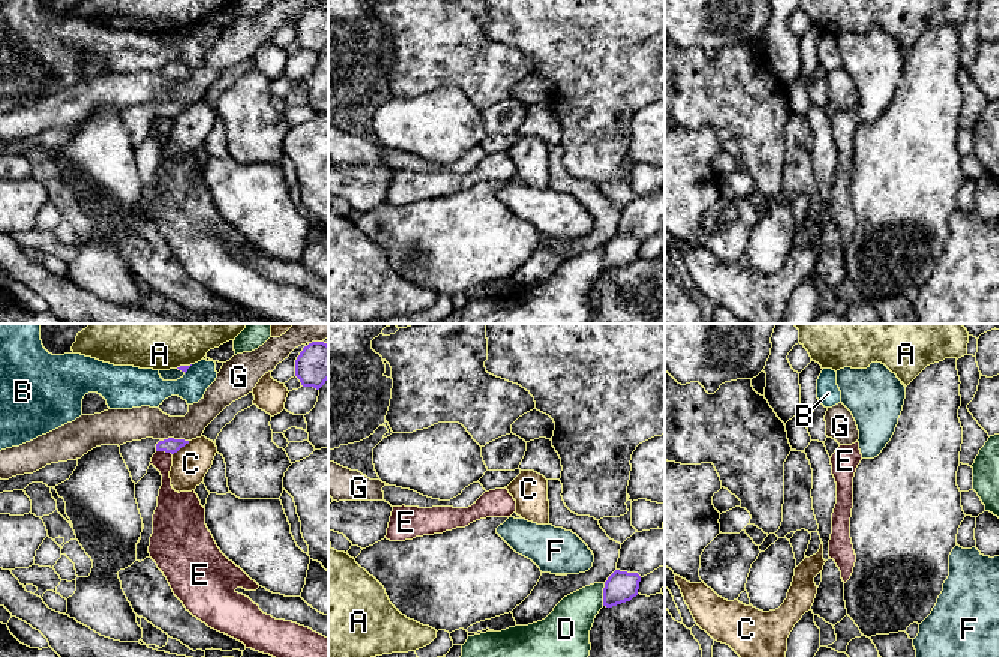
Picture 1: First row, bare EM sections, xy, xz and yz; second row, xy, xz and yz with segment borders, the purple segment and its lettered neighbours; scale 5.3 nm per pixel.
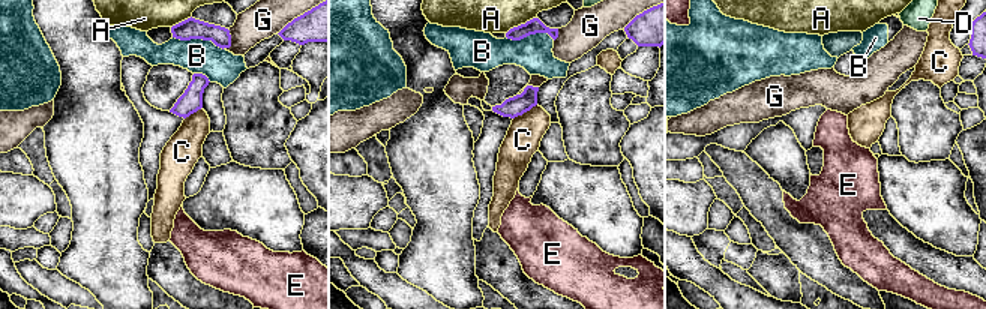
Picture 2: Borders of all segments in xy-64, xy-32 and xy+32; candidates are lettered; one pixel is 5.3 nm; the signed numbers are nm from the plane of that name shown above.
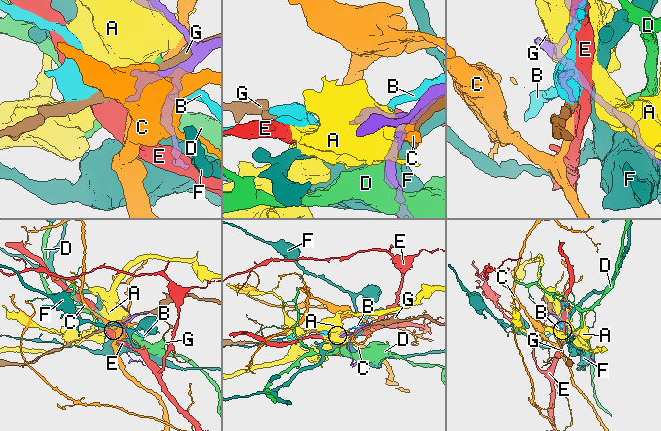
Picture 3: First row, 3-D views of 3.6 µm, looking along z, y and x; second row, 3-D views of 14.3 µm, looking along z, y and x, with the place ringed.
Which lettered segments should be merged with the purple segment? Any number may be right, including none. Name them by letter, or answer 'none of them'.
none of them

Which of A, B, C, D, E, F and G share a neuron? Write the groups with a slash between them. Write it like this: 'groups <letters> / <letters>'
groups A / B / C / D / E / F / G

